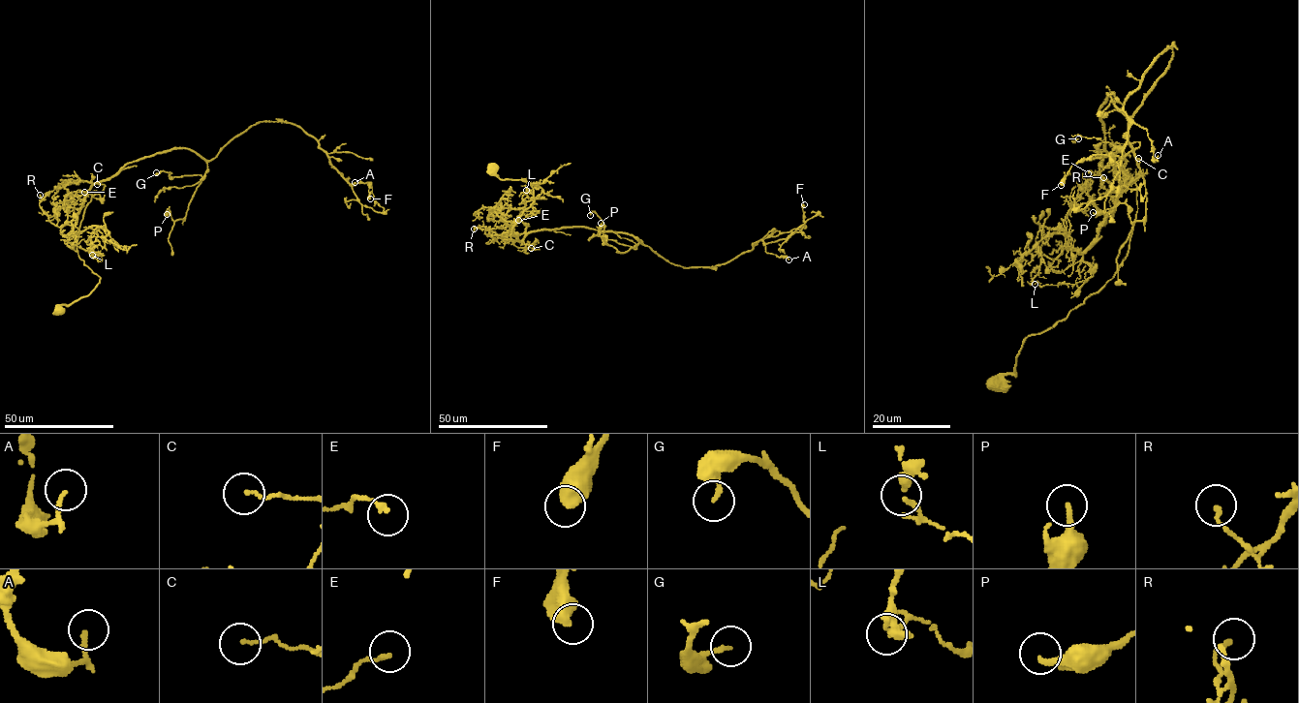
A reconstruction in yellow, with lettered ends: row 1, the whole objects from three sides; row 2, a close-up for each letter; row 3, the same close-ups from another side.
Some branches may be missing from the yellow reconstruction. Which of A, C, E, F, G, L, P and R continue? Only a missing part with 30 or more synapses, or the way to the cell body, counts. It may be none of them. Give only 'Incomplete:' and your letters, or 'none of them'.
Incomplete: none of them

